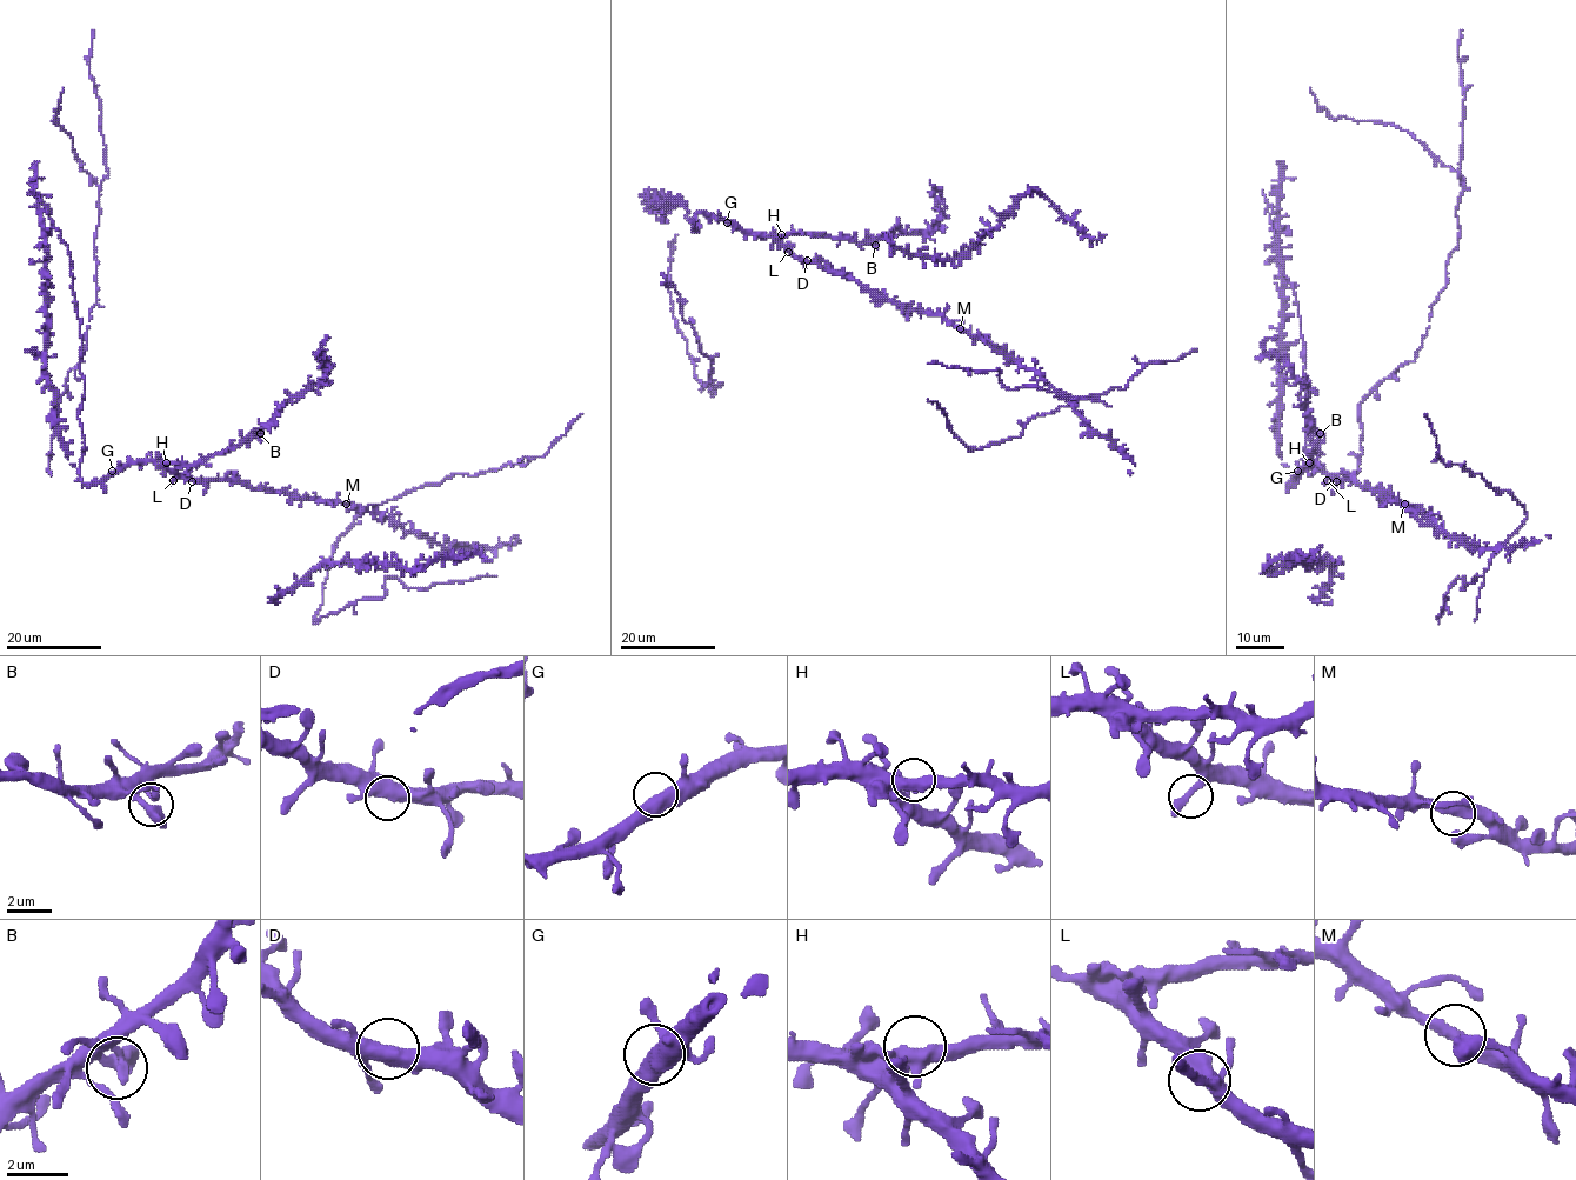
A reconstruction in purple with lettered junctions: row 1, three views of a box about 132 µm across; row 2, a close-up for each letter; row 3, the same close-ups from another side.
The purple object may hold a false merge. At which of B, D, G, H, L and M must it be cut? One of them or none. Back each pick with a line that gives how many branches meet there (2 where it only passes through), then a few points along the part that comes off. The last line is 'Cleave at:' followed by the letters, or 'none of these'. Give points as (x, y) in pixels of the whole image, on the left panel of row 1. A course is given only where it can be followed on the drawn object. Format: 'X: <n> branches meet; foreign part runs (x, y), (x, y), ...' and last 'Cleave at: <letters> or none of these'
Cleave at: none of these

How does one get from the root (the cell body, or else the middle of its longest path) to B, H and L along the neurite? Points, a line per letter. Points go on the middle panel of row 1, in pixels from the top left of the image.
B: (897, 305), (873, 295), (852, 279), (799, 260), (780, 241), (790, 234), (814, 233), (875, 245)
H: (897, 305), (873, 295), (852, 279), (827, 272), (814, 262), (799, 260), (780, 241), (781, 234)
L: (897, 305), (880, 299), (854, 280), (827, 272), (814, 262), (801, 261), (788, 252)

